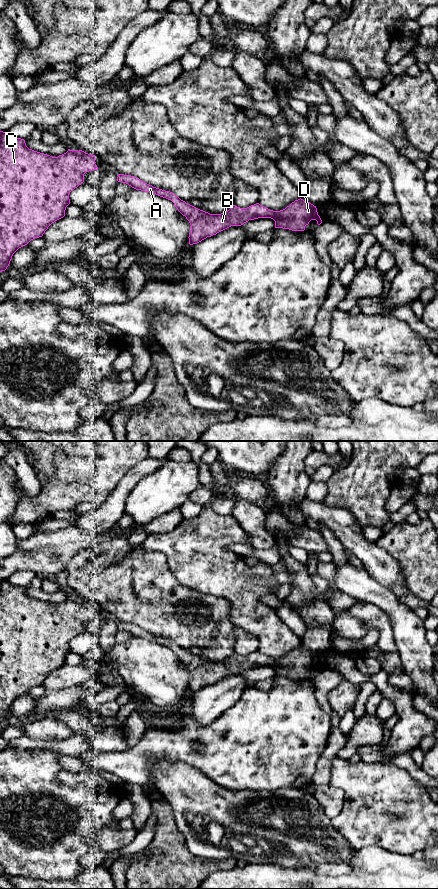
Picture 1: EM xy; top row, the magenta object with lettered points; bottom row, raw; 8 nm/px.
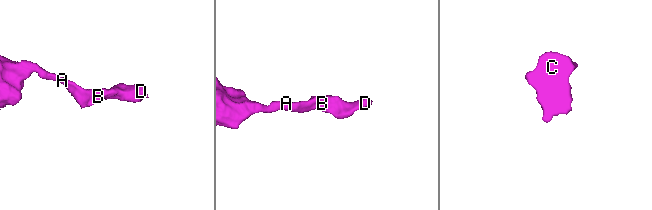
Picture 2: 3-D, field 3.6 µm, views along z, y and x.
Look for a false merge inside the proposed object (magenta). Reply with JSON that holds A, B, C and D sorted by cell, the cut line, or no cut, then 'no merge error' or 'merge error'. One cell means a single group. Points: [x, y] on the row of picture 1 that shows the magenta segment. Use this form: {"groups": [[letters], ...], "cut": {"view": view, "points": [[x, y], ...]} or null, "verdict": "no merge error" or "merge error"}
{"groups": [["A", "B", "C", "D"]], "cut": null, "verdict": "no merge error"}

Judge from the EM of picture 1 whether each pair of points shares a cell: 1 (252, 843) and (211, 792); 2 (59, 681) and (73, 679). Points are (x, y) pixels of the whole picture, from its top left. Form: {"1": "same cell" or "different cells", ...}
{"1": "same cell", "2": "same cell"}

